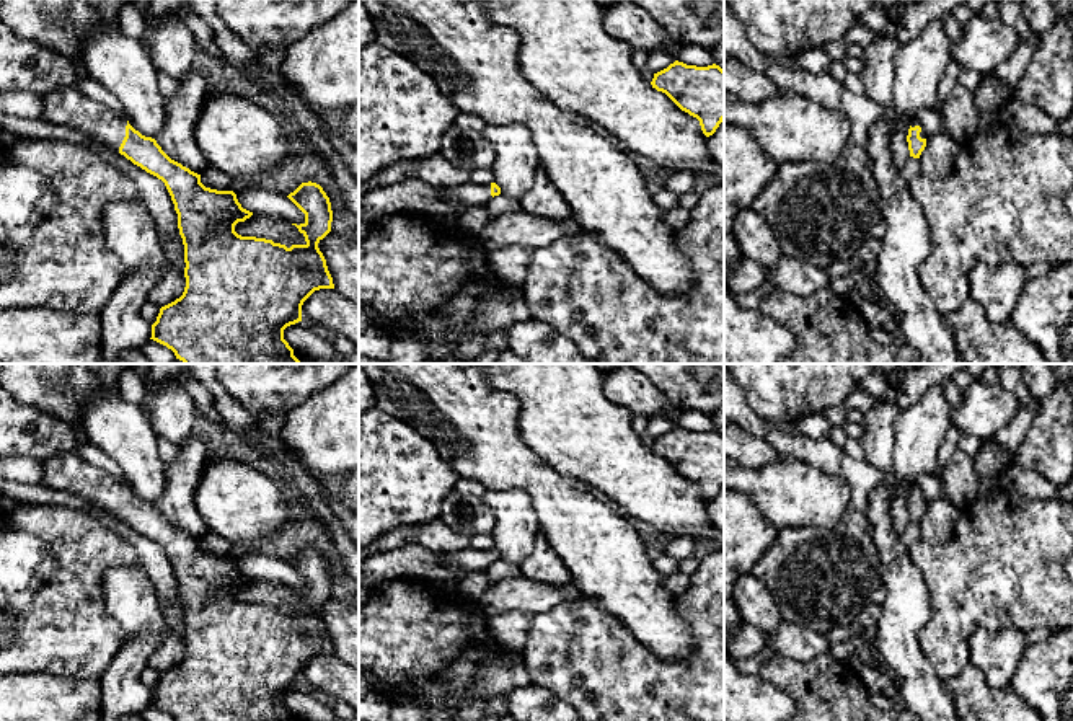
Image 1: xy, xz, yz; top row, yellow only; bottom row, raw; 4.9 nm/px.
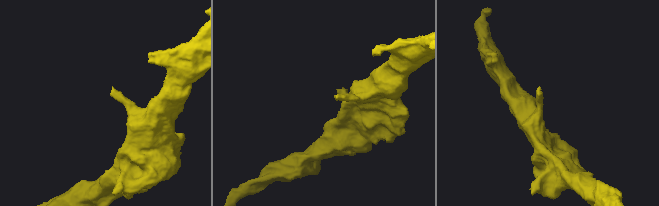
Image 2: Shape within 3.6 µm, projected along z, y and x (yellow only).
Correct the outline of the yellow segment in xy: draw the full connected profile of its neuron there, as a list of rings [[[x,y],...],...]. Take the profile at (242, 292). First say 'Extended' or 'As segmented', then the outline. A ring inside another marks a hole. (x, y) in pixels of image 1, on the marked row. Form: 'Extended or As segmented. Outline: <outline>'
Extended. Outline: [[[75,85],[42,95],[42,119],[106,142],[161,179],[171,196],[184,245],[186,287],[179,299],[160,308],[150,339],[171,349],[184,364],[303,364],[284,339],[284,330],[302,321],[302,305],[315,290],[334,289],[318,248],[333,222],[329,197],[320,184],[302,183],[287,196],[305,214],[303,223],[292,225],[307,241],[287,248],[272,240],[238,235],[235,225],[253,212],[241,207],[233,191],[205,188],[201,175],[171,160],[155,139],[142,135],[129,121],[90,100]]]

